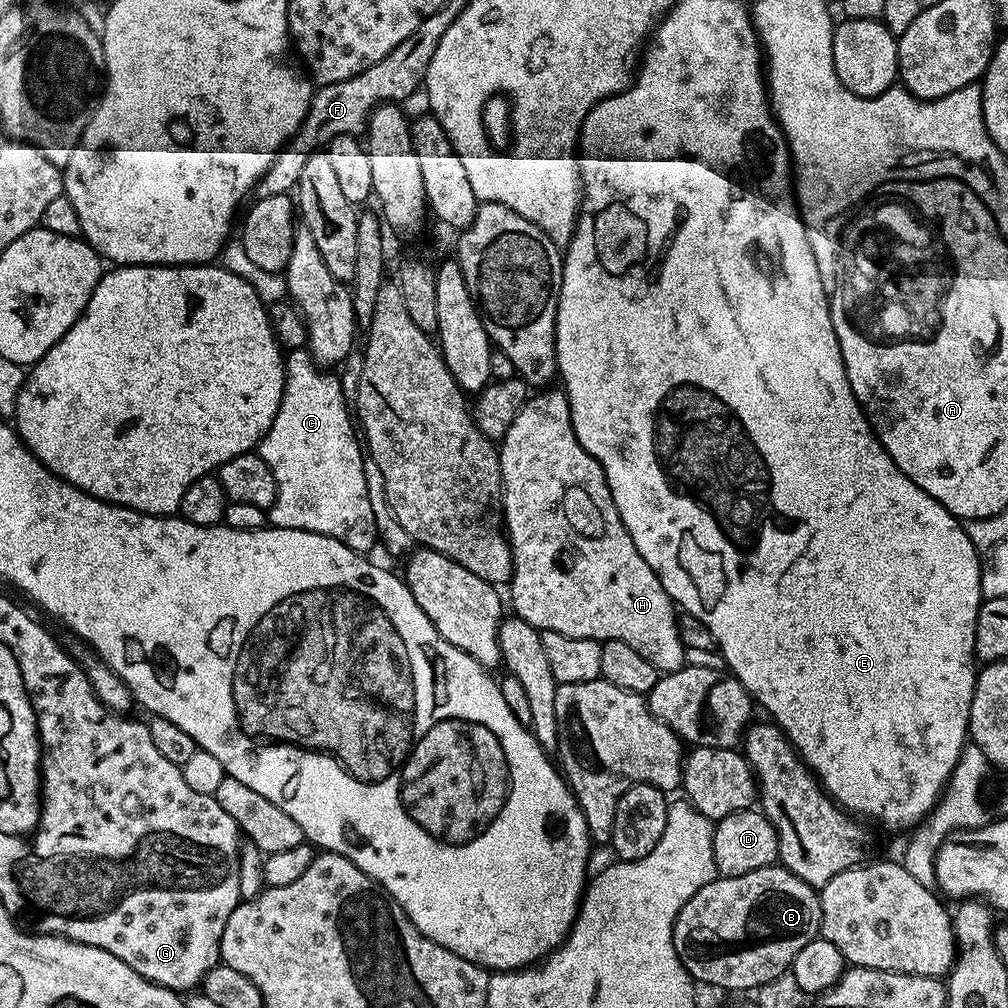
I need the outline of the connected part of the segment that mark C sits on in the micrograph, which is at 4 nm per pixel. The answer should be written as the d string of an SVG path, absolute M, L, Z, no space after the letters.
M307 347L287 353L284 361L282 402L278 406L278 414L274 414L270 430L266 430L266 434L260 440L258 451L266 466L274 470L274 482L278 486L274 506L266 512L267 519L275 527L297 528L329 536L361 554L371 553L371 548L377 547L374 506L370 506L364 469L366 452L358 439L358 428L354 423L353 413L346 406L339 375L321 368L312 359Z

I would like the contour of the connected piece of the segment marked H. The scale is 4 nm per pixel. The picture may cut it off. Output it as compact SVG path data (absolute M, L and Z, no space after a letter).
M540 390L529 395L528 401L518 410L518 418L510 422L510 430L506 430L503 440L499 441L500 453L500 480L504 484L504 527L508 534L508 545L512 548L512 608L511 611L522 617L530 626L539 628L541 632L554 630L558 634L566 634L570 638L590 638L591 640L617 640L626 642L633 650L638 650L650 666L656 668L657 673L676 672L686 664L686 649L682 638L678 634L677 605L666 594L658 574L650 570L646 558L638 554L622 518L618 514L618 506L614 506L614 498L610 494L610 486L606 482L606 474L602 466L585 448L580 445L576 437L576 431L572 425L572 411L568 405L568 393L563 390Z

